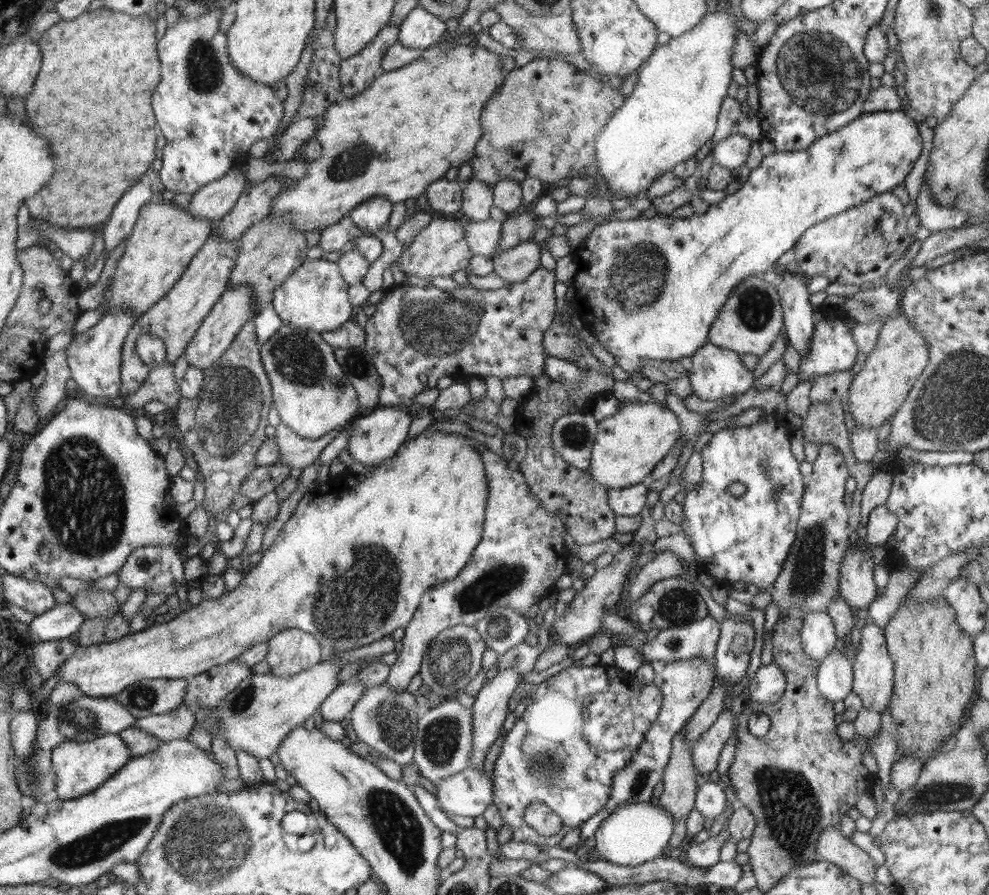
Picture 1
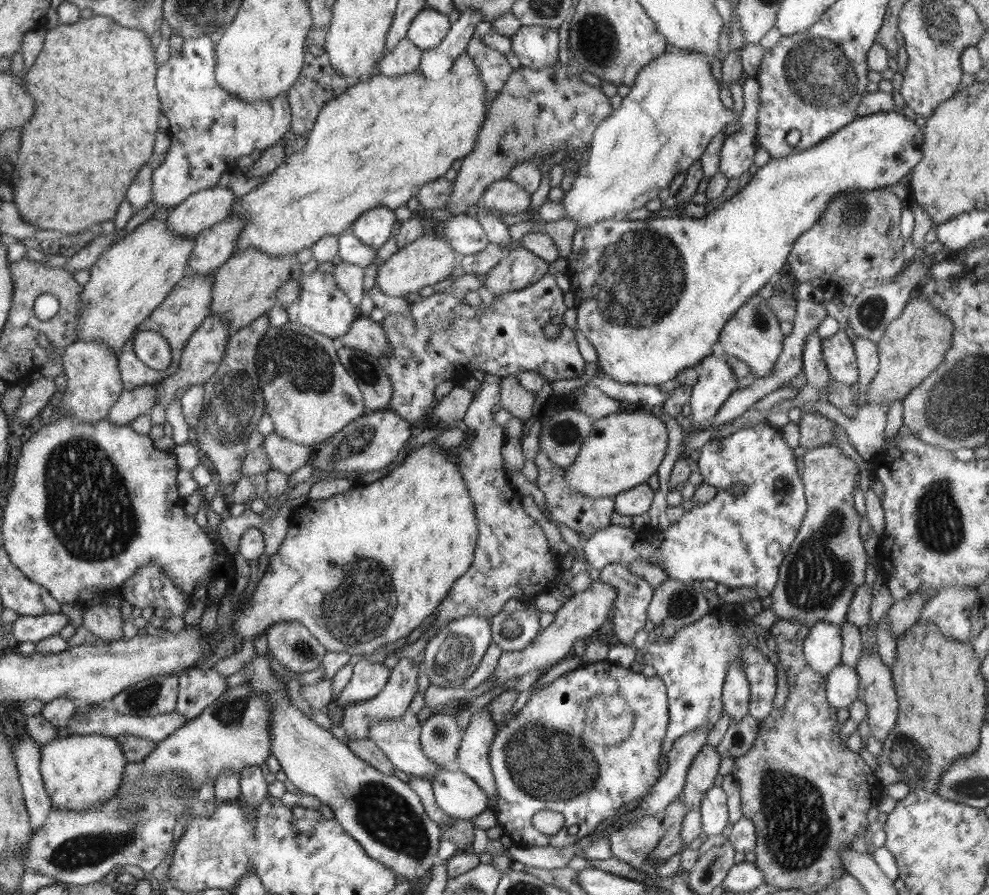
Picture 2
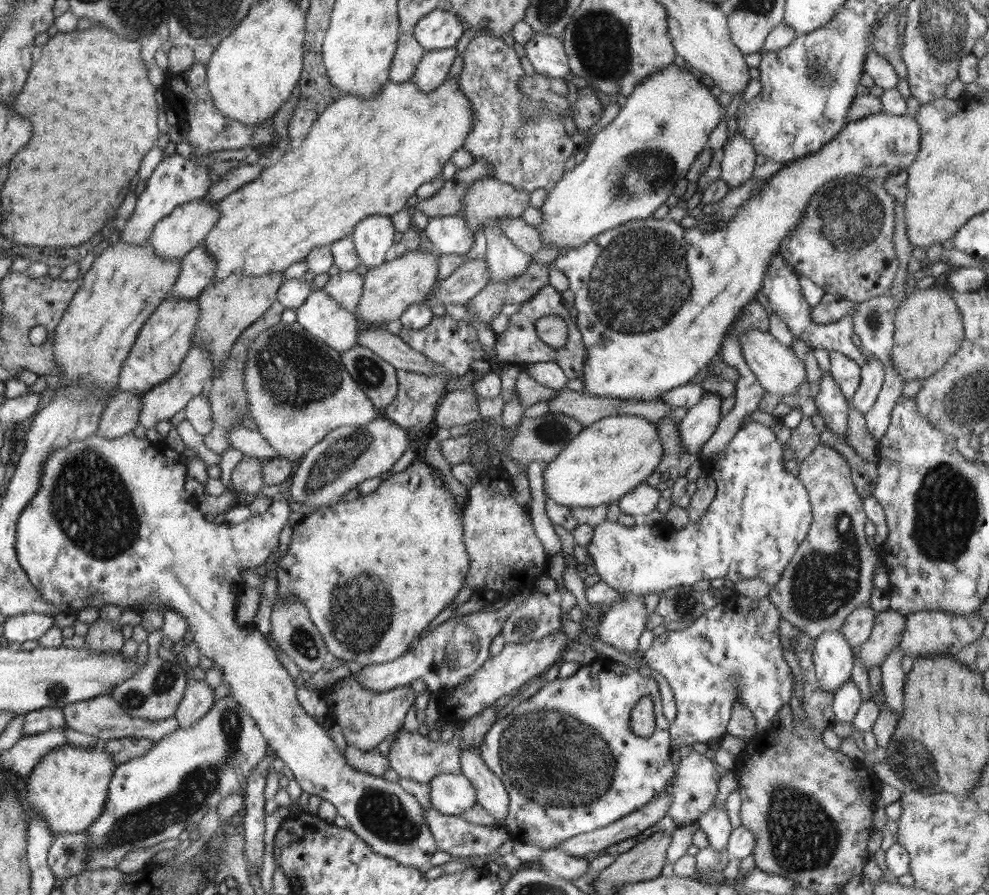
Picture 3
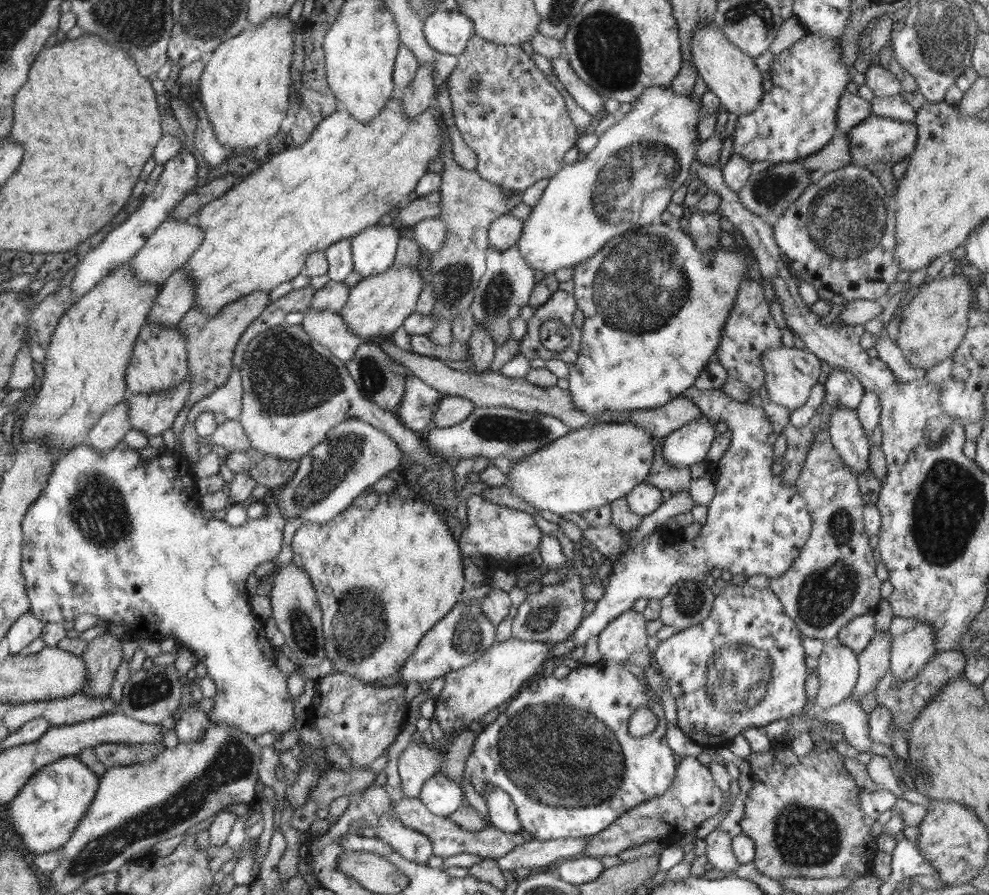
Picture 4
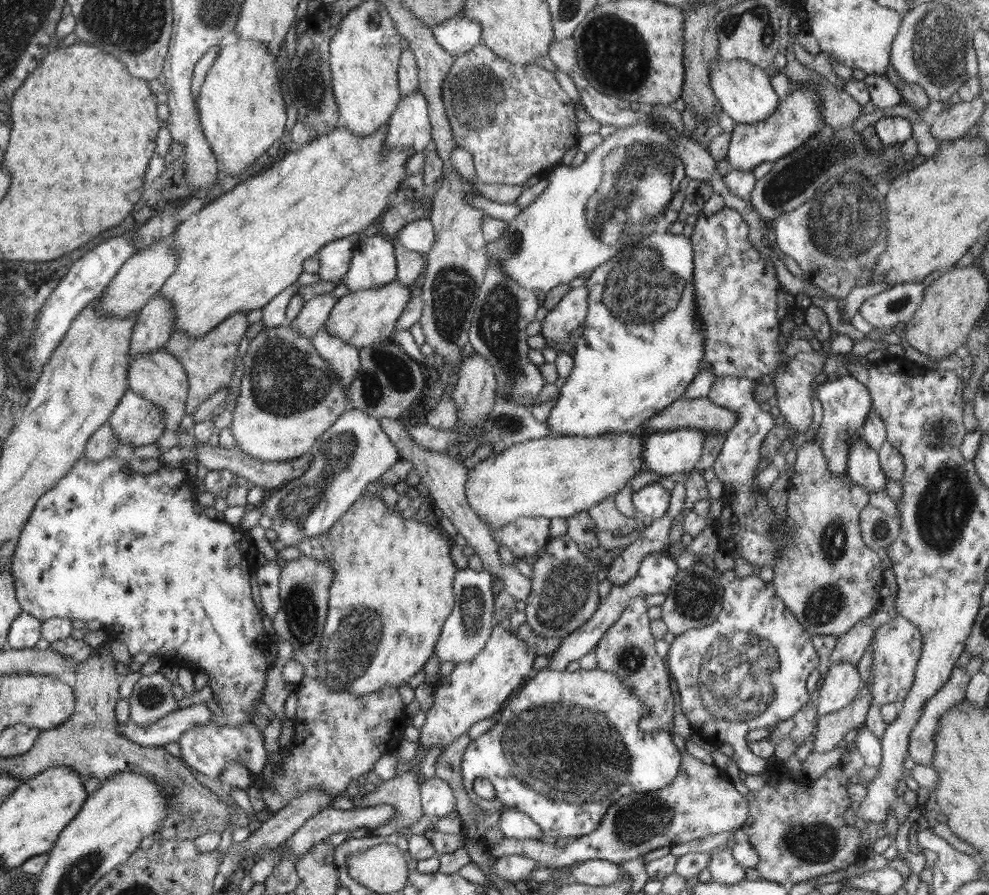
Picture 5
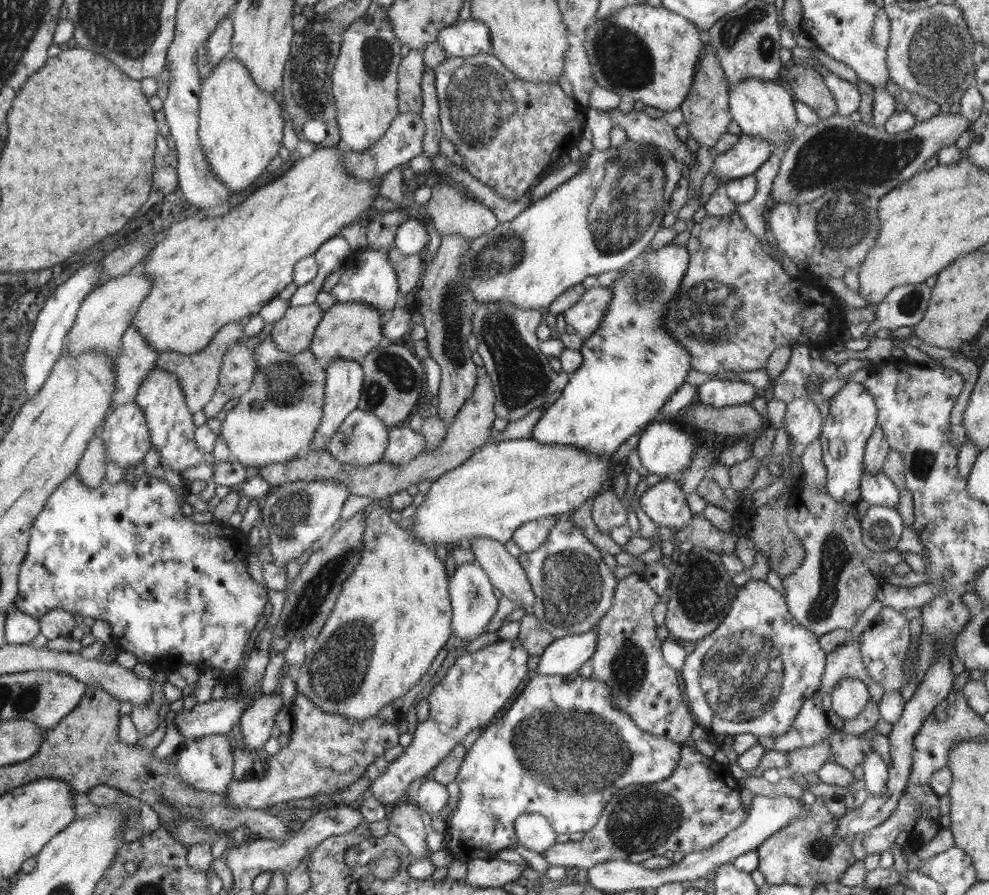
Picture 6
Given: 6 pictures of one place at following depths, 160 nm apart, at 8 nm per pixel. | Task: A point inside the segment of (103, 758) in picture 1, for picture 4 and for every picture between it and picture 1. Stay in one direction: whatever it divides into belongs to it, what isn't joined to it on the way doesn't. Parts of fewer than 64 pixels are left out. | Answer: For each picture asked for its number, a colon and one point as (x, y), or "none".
2: (80, 772)
3: (68, 788)
4: (44, 814)

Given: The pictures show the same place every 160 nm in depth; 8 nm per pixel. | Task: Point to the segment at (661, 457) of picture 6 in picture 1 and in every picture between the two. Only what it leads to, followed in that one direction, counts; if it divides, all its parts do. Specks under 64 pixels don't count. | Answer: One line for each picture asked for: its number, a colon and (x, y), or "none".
1: (716, 373)
2: (715, 382)
3: (702, 419)
4: (688, 444)
5: (675, 452)

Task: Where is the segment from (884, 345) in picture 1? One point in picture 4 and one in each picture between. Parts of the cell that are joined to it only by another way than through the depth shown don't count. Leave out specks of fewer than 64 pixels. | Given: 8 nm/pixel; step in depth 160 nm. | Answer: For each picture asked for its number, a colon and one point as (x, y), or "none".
2: (913, 345)
3: (928, 326)
4: (933, 324)

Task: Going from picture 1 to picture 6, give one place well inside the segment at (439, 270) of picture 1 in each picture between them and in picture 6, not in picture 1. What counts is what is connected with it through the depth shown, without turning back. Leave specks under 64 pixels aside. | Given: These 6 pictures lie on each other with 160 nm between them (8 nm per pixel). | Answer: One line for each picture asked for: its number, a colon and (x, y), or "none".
2: (429, 260)
3: (389, 289)
4: (377, 306)
5: (360, 318)
6: (348, 330)

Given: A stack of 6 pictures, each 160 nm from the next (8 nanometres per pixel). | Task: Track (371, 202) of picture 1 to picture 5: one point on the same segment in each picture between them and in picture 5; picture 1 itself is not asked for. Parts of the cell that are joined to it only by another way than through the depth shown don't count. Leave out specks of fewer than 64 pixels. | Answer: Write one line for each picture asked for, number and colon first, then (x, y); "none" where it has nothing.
2: (374, 228)
3: (373, 237)
4: (374, 250)
5: (373, 264)

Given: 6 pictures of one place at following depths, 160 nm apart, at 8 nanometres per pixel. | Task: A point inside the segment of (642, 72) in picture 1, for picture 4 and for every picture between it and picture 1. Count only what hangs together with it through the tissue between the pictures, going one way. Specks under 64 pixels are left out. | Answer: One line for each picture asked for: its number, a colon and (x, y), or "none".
2: (673, 110)
3: (631, 166)
4: (626, 181)

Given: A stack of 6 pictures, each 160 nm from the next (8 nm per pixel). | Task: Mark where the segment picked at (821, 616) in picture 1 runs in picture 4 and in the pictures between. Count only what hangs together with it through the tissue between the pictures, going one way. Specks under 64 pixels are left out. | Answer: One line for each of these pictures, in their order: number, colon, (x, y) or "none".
2: (822, 648)
3: (833, 658)
4: (838, 669)

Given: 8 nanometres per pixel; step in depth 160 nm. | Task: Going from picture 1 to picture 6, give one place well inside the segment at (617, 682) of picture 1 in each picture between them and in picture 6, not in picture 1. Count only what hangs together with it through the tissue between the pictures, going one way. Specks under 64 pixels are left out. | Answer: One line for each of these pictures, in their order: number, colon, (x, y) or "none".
2: (539, 761)
3: (566, 756)
4: (562, 750)
5: (568, 745)
6: (562, 750)

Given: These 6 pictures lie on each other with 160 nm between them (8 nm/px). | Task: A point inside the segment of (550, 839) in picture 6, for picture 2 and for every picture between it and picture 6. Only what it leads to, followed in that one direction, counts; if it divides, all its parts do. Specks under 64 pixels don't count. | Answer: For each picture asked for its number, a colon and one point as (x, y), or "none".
2: (473, 756)
3: (490, 793)
4: (503, 814)
5: (514, 824)

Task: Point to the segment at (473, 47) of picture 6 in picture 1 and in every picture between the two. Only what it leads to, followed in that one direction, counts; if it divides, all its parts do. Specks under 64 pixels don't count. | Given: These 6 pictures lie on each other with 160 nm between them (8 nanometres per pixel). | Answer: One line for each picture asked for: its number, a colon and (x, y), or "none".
1: (421, 29)
2: (429, 27)
3: (438, 30)
4: (448, 32)
5: (458, 35)

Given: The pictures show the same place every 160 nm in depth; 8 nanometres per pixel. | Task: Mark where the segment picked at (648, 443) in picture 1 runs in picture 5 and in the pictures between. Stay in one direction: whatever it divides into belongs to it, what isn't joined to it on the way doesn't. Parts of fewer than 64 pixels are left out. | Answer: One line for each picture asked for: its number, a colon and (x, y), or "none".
2: (624, 449)
3: (608, 459)
4: (590, 467)
5: (554, 477)

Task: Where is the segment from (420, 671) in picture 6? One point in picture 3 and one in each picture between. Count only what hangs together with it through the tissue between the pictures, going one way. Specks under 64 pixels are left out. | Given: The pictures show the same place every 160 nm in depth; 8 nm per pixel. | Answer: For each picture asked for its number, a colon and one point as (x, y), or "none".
3: (373, 573)
4: (394, 552)
5: (371, 640)

